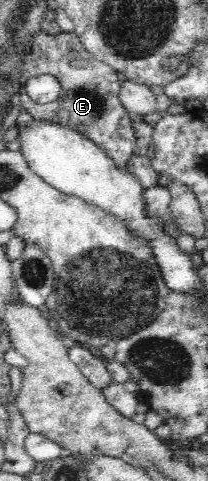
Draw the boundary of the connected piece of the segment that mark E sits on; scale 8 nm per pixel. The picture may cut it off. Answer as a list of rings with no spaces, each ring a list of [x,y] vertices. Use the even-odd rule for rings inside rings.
[[[43,30],[31,40],[31,54],[20,68],[21,84],[29,78],[49,74],[59,79],[62,86],[61,96],[47,104],[35,102],[26,90],[22,90],[20,99],[25,112],[29,112],[35,121],[50,122],[82,134],[101,148],[117,169],[123,171],[128,167],[136,149],[137,134],[133,130],[131,115],[120,101],[123,86],[120,73],[108,64],[95,60],[74,33],[49,36]]]

